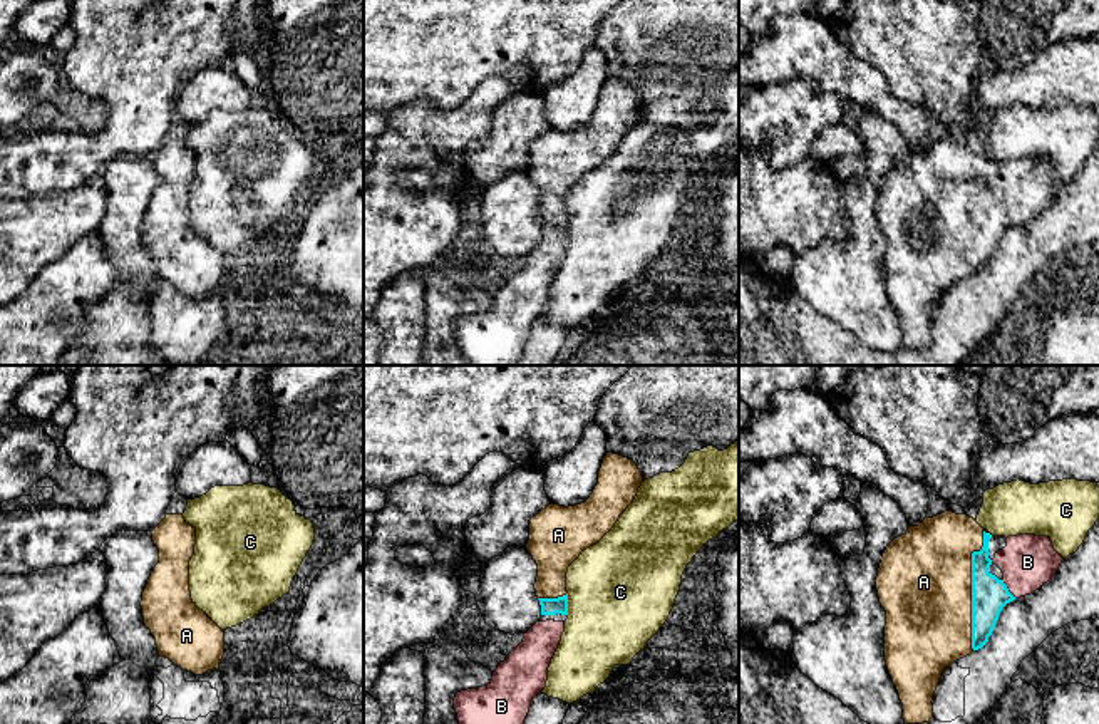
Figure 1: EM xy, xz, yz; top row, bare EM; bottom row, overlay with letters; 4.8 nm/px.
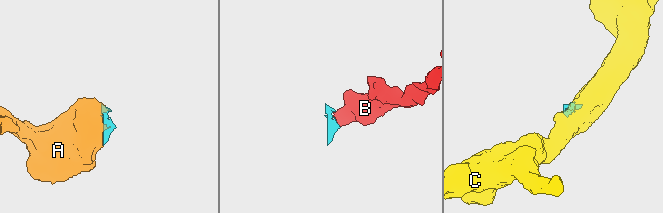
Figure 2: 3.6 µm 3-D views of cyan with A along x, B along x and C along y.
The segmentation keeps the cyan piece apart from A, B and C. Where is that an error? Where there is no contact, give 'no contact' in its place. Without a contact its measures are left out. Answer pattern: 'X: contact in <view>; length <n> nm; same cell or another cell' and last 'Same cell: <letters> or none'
A: contact in yz; length 550 nm; same cell
B: contact in yz; length 110 nm; same cell
C: contact in xz; length 100 nm; another cell
Same cell: A, B

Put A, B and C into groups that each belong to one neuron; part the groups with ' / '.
A B / C

